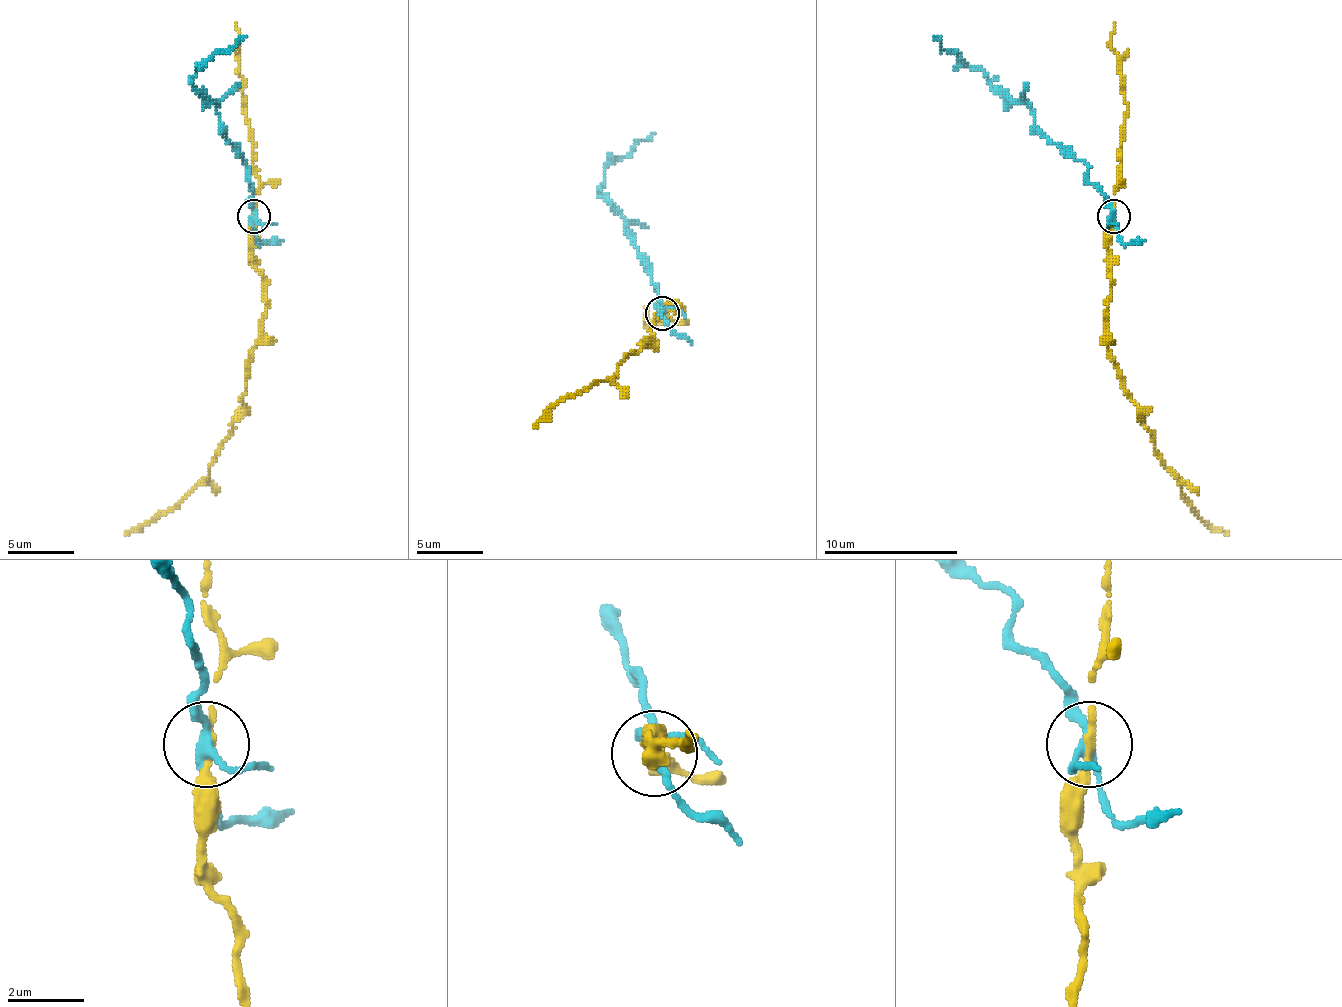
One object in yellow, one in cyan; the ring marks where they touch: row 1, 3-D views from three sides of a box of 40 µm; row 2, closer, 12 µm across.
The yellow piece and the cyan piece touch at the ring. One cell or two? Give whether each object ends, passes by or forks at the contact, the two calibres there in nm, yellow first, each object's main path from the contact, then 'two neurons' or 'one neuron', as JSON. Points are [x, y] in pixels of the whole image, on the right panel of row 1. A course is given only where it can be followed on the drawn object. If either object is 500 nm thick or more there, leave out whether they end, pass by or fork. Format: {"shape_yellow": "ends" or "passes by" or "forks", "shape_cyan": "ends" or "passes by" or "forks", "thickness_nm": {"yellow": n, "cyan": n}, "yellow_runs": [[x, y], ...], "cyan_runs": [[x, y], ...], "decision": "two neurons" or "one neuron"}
{"shape_yellow": "ends", "shape_cyan": "forks", "thickness_nm": {"yellow": 280, "cyan": 200}, "yellow_runs": [[1114, 217], [1108, 267], [1111, 277], [1108, 341], [1118, 371], [1138, 414], [1191, 508], [1228, 535]], "cyan_runs": [[1114, 217], [1084, 163], [1034, 123], [1024, 103], [1011, 103], [934, 36]], "decision": "two neurons"}

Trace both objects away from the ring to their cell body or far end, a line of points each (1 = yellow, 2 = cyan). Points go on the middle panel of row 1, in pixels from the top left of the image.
1: (661, 314), (661, 307), (671, 310), (674, 307), (654, 317), (651, 337), (618, 371), (567, 394), (534, 428)
2: (661, 314), (651, 264), (628, 233), (621, 210), (601, 190), (611, 163), (654, 133)

